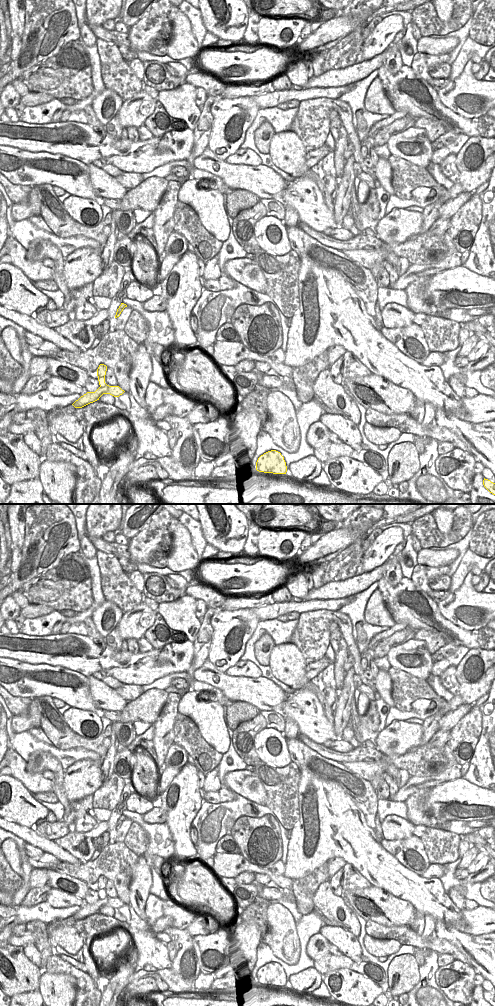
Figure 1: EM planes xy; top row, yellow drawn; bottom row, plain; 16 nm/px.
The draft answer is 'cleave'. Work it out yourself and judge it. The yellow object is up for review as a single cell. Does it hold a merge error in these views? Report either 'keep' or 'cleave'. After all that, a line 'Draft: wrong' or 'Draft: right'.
cleave
Draft: right

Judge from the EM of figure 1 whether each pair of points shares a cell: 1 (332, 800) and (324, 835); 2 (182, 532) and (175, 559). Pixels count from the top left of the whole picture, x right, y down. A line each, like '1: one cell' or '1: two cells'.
1: one cell
2: one cell

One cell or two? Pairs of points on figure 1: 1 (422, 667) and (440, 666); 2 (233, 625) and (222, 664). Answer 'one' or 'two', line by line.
1: two
2: one

